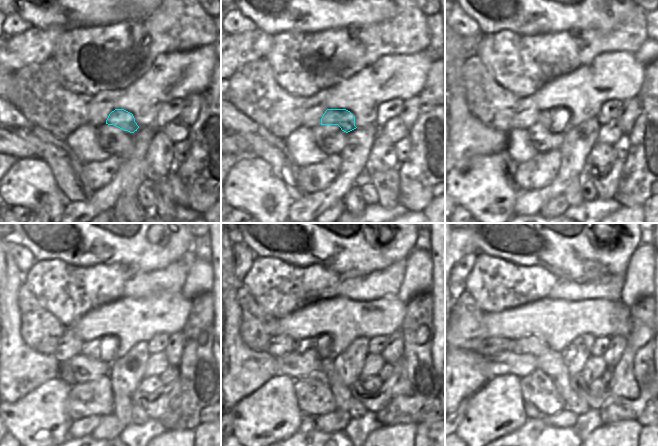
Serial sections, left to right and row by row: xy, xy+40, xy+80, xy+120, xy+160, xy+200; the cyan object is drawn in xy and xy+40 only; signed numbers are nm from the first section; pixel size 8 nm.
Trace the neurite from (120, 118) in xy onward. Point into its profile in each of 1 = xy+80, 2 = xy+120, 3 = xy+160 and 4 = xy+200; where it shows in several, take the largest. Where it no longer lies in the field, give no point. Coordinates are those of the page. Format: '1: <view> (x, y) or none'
1: xy+80 (555, 120)
2: xy+120 (104, 348)
3: xy+160 (322, 345)
4: xy+200 (531, 345)

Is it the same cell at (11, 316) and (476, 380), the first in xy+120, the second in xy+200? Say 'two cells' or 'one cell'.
one cell

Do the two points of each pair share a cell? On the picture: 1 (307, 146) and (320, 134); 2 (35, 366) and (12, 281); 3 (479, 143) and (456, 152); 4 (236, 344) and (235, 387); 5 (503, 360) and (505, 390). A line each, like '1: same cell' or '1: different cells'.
1: different cells
2: same cell
3: same cell
4: same cell
5: different cells

